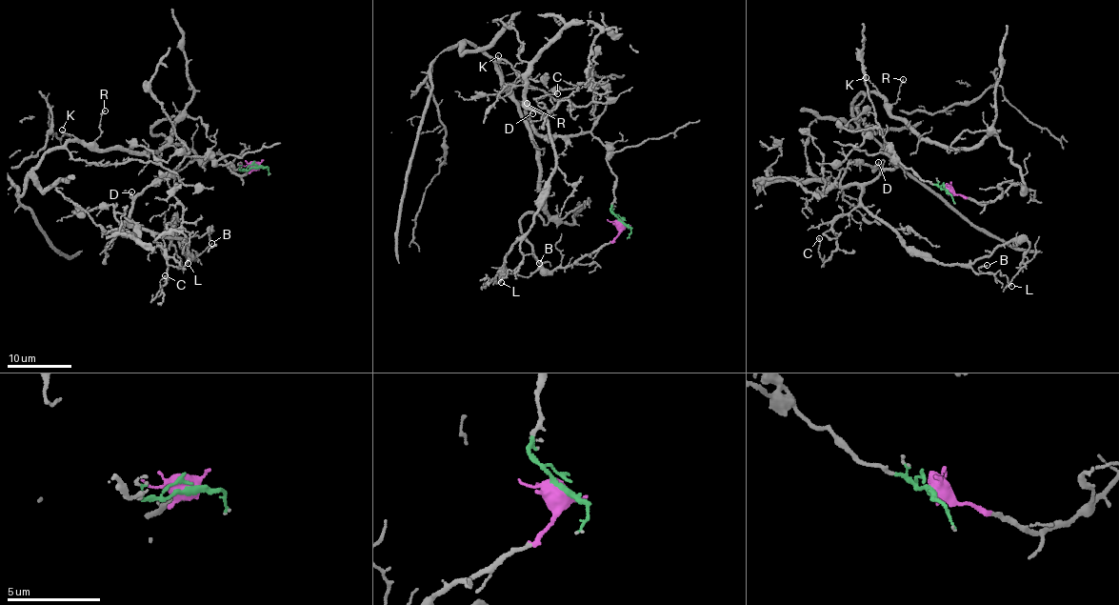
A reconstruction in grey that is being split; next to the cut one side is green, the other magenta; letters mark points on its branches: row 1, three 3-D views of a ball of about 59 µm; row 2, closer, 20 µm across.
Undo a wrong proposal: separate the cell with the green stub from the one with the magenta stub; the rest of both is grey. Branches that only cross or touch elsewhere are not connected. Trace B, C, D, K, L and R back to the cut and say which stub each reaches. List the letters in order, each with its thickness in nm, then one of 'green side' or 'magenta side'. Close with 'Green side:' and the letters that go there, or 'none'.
B: 100 nm | green side
C: 140 nm | green side
D: 90 nm | green side
K: 100 nm | magenta side
L: 80 nm | green side
R: 120 nm | magenta side
Green side: B, C, D, L

